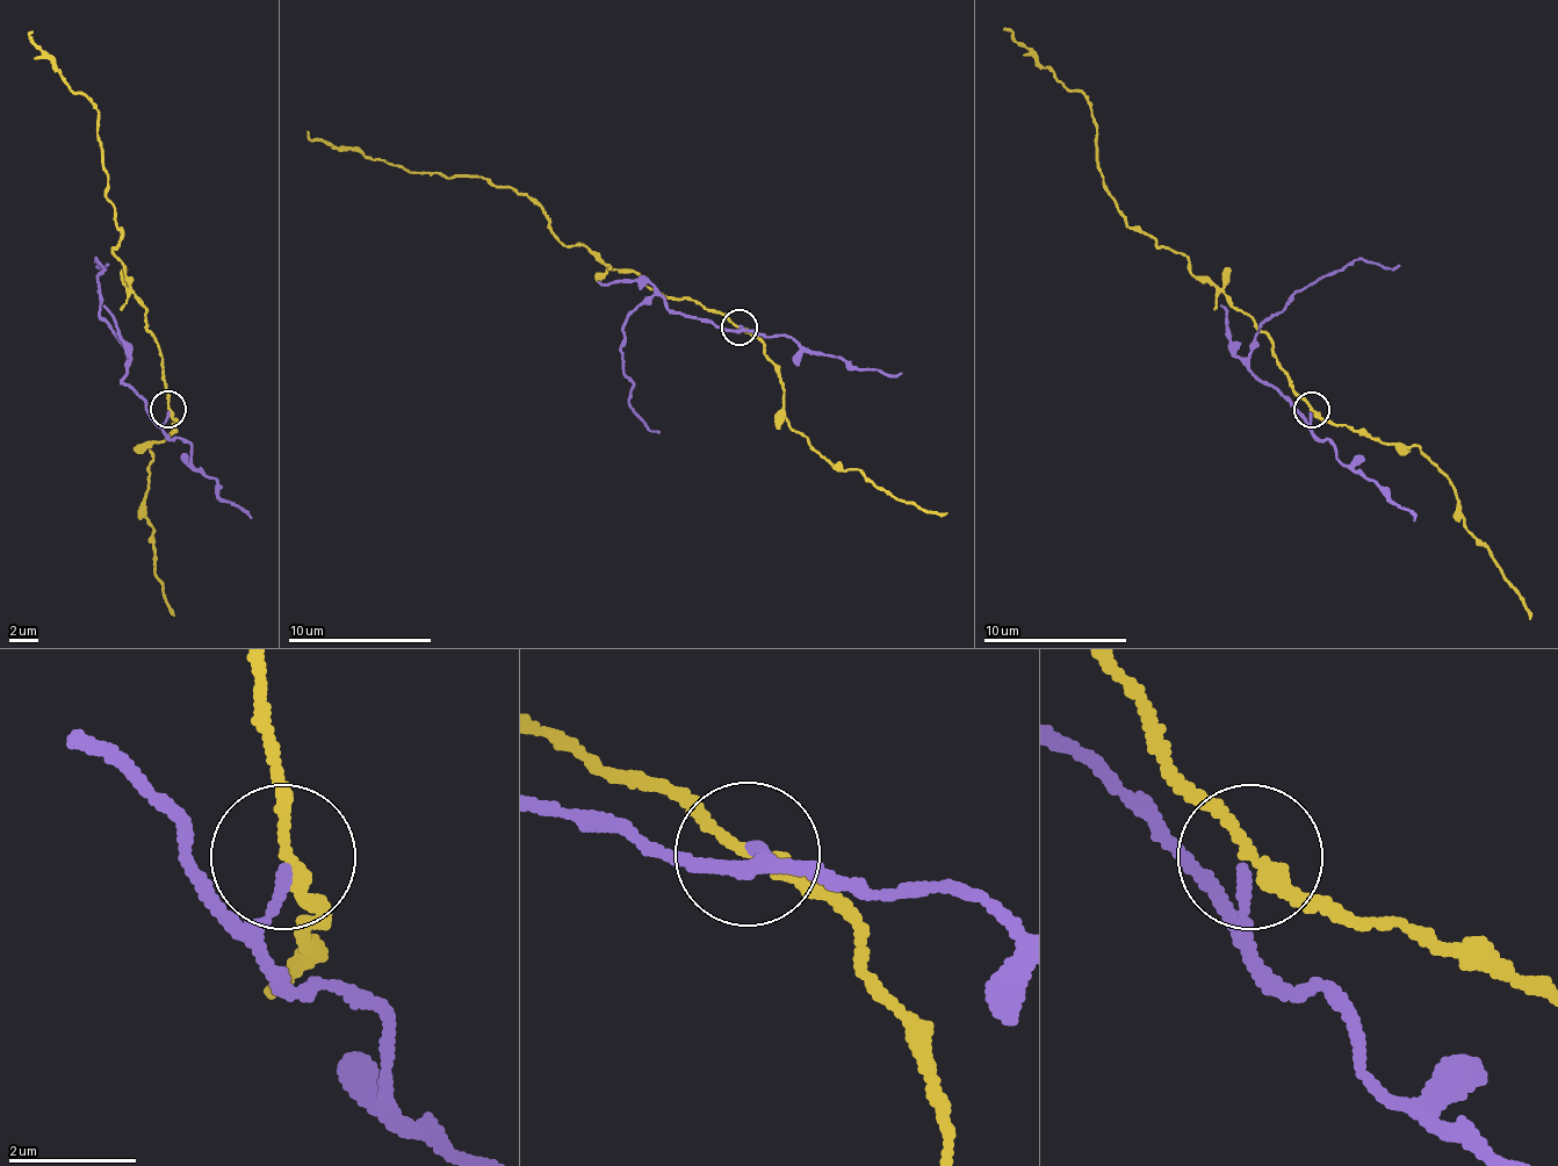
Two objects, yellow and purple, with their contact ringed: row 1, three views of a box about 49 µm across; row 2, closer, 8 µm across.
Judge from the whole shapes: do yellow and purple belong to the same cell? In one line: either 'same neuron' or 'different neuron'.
different neuron

